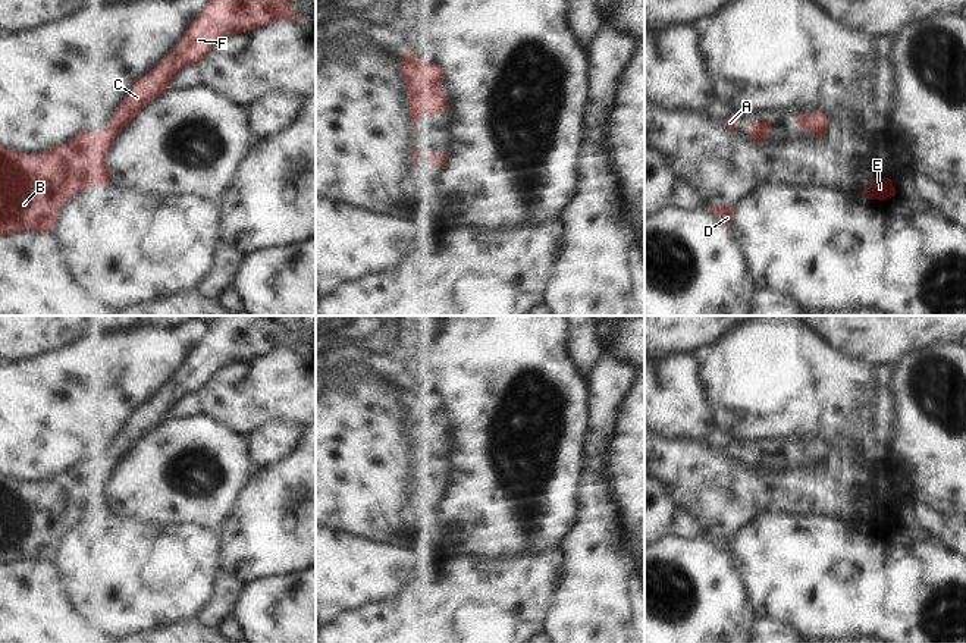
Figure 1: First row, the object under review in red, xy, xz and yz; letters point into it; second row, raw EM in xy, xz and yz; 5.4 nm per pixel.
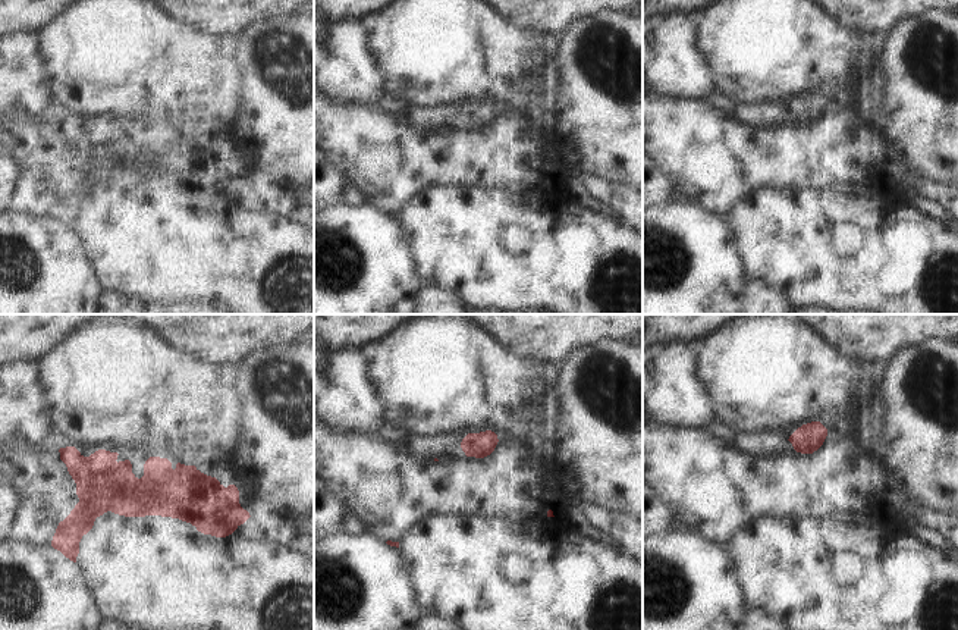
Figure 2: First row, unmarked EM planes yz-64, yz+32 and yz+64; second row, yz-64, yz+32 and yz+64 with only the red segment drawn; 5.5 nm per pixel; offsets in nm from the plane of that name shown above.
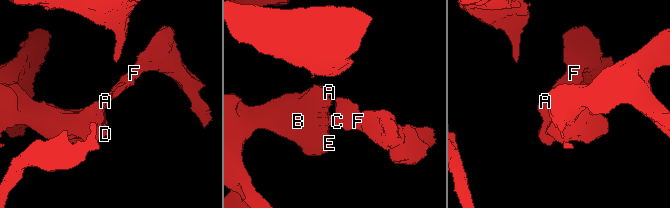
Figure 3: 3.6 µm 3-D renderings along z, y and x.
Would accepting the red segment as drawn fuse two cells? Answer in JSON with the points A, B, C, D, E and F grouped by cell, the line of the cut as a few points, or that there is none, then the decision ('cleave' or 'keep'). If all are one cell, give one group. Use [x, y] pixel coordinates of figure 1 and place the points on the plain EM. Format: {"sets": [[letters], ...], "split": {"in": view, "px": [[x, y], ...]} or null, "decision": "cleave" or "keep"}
{"sets": [["A", "B", "C", "D", "E", "F"]], "split": null, "decision": "keep"}

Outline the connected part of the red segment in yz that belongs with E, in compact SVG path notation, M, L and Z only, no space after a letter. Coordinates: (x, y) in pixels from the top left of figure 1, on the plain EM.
M869 501L869 514L872 517L871 520L865 517L860 518L860 524L869 528L884 530L897 521L890 506L875 506L872 501Z

